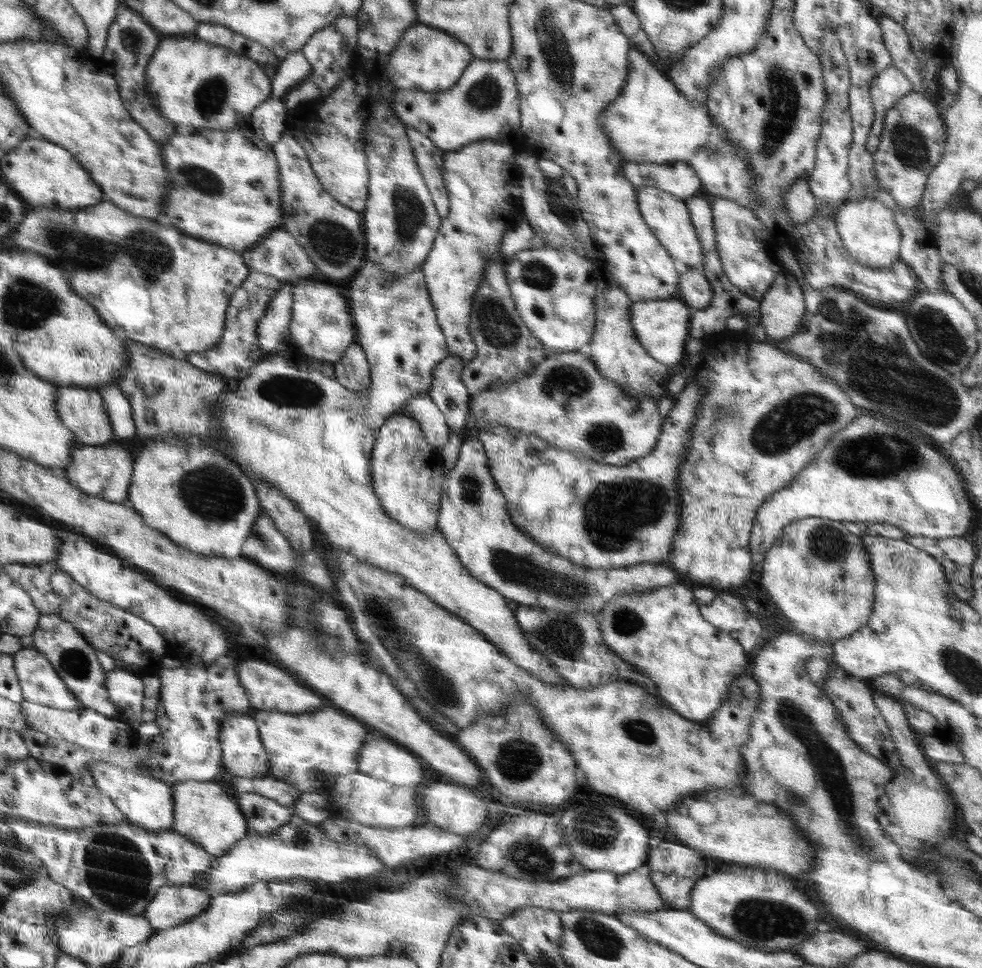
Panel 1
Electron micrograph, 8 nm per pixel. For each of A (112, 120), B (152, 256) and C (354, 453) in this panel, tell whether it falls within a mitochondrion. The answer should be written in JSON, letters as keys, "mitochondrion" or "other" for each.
{"A":"mitochondrion","B":"mitochondrion","C":"other"}

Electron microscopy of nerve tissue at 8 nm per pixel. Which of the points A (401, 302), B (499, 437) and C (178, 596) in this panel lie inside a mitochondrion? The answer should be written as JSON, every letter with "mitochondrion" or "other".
{"A":"mitochondrion","B":"other","C":"other"}

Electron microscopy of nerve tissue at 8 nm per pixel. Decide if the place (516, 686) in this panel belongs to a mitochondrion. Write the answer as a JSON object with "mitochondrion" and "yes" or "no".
{"mitochondrion":"no"}

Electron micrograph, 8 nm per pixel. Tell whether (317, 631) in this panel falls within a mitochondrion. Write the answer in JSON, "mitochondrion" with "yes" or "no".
{"mitochondrion":"no"}

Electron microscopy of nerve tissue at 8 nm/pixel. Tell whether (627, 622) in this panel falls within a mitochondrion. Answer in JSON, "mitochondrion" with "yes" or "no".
{"mitochondrion":"yes"}

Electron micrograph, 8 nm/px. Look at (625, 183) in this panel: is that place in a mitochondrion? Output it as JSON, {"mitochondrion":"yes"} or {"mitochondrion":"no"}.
{"mitochondrion":"no"}

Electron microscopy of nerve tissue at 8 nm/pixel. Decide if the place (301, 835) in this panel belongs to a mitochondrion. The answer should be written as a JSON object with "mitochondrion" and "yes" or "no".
{"mitochondrion":"yes"}

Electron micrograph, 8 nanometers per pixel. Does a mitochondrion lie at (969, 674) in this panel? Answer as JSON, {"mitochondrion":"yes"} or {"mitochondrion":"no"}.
{"mitochondrion":"yes"}

